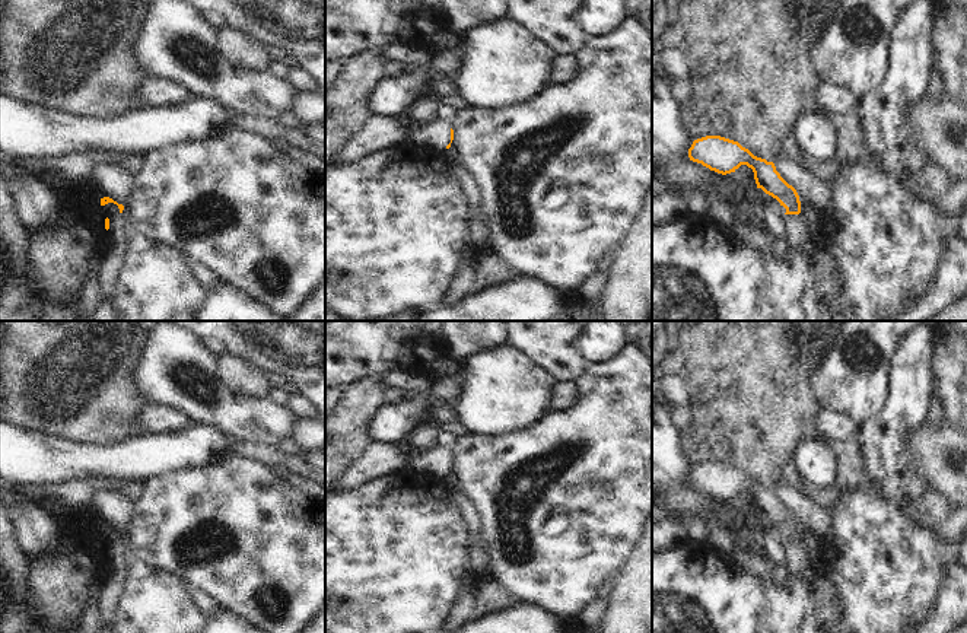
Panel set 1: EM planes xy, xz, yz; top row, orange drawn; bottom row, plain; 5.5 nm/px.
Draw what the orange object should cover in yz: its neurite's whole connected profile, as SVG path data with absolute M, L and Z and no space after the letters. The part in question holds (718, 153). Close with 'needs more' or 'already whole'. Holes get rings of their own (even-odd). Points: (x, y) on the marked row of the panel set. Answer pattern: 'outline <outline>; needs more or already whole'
outline M721 136L694 140L688 149L688 158L722 175L735 172L741 165L751 168L757 188L761 188L782 206L780 214L788 229L789 249L802 248L808 255L818 252L809 222L801 213L799 195L780 176L773 162L757 158L738 141Z; needs more

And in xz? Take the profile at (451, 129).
outline M433 118L427 124L422 124L416 131L408 134L408 139L416 144L424 144L445 152L454 140L451 120Z; needs more

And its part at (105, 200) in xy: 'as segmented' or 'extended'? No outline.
extended

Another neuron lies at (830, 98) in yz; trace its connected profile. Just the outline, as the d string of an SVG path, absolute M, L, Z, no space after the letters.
M823 83L814 92L815 102L827 112L849 114L853 112L859 99L847 89Z

